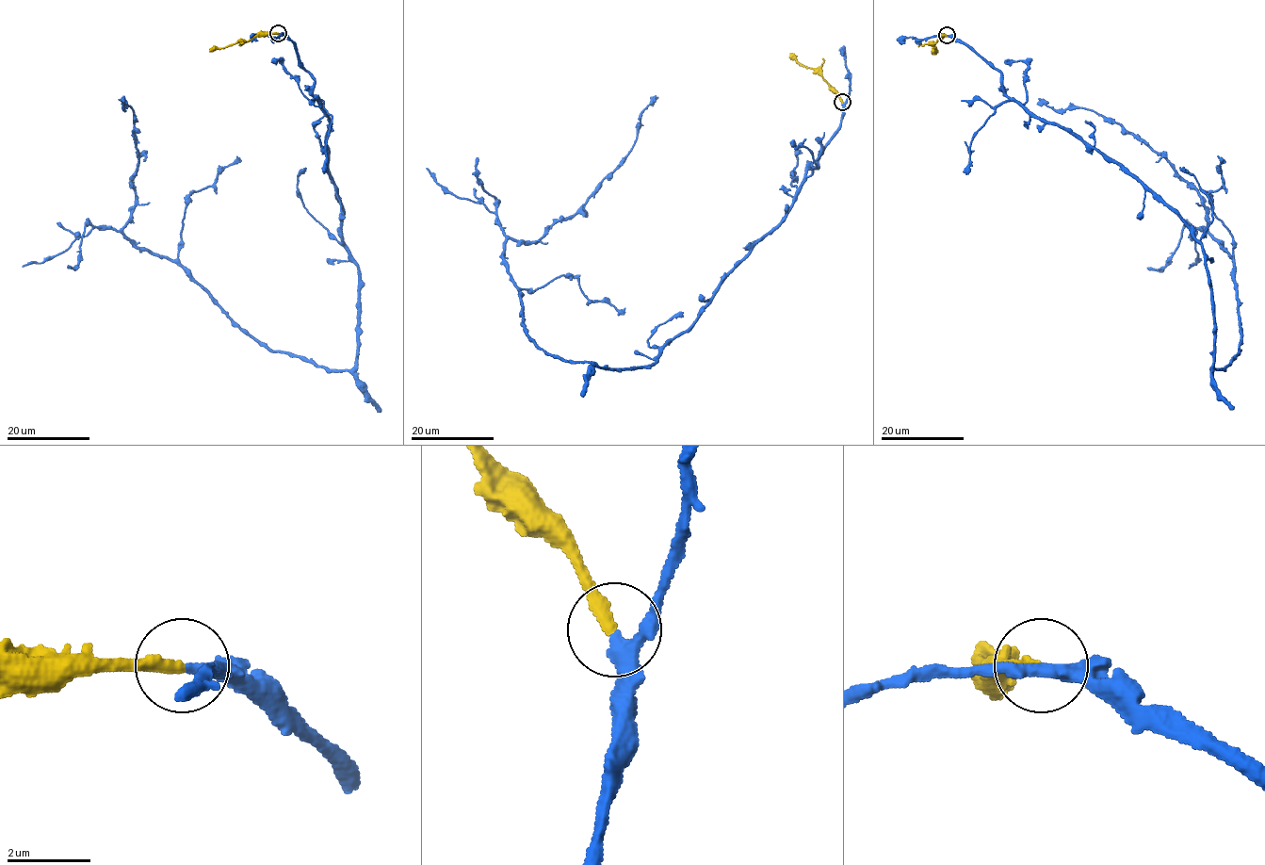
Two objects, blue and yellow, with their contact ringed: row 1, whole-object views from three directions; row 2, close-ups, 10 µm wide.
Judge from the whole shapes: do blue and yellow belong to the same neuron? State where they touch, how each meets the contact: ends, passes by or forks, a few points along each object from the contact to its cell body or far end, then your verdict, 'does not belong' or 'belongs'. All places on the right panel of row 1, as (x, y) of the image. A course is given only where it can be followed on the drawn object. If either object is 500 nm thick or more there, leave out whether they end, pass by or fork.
at (947, 35); blue passes by; yellow ends there; blue runs (947, 35), (1178, 215), (1225, 368), (1236, 271), (1204, 197), (1117, 123), (1037, 103); yellow runs (947, 35), (940, 35), (933, 44), (936, 50), (932, 54); belongs

